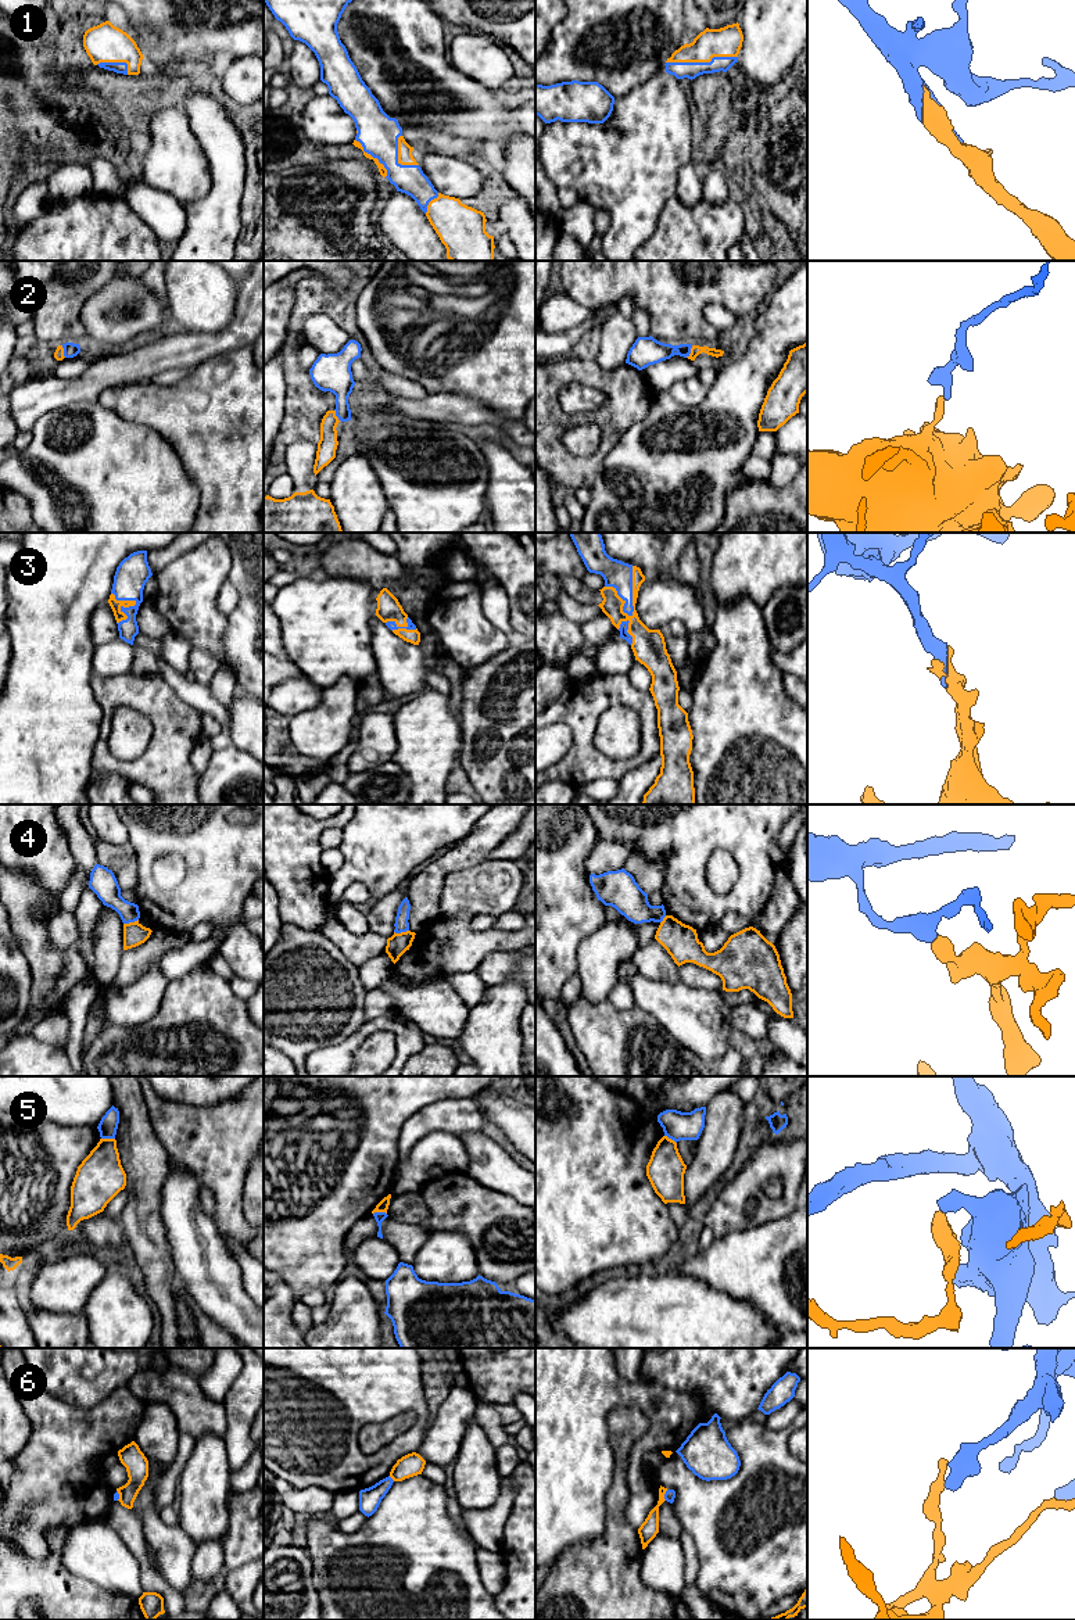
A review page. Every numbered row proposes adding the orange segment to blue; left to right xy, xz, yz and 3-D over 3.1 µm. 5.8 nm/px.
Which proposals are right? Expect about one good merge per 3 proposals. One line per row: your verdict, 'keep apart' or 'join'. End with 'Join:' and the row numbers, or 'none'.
1: join
2: keep apart
3: join
4: keep apart
5: keep apart
6: keep apart
Join: 1, 3

